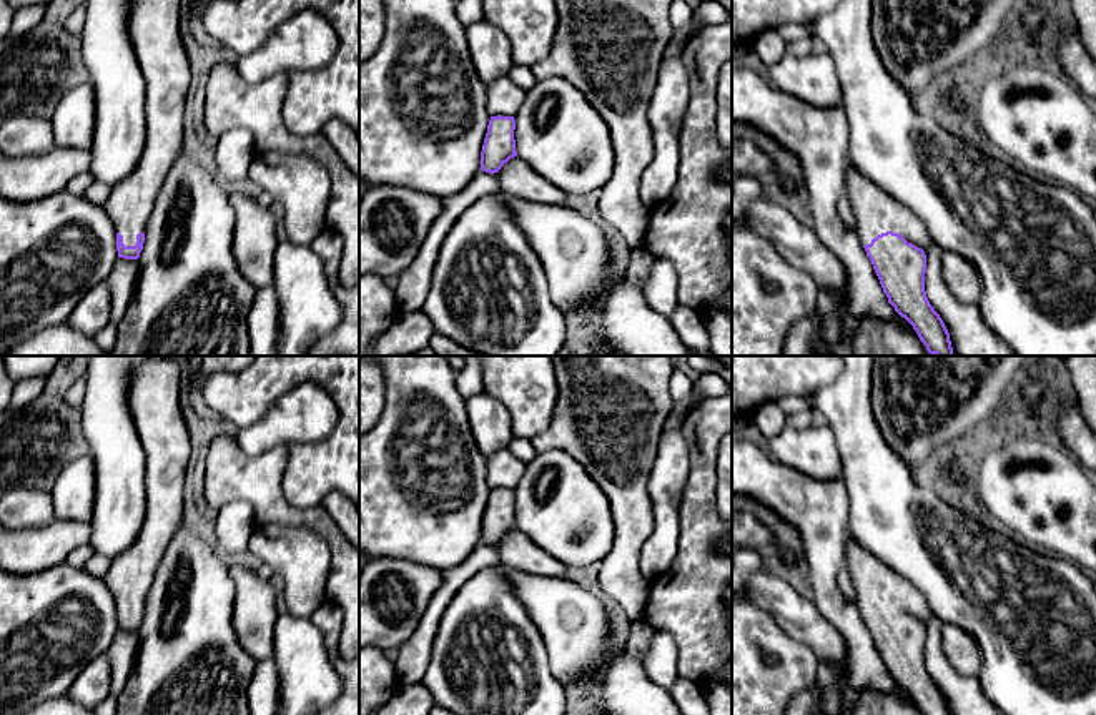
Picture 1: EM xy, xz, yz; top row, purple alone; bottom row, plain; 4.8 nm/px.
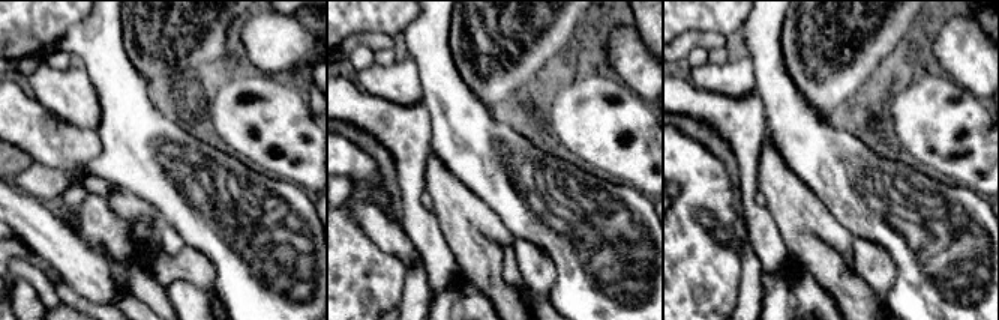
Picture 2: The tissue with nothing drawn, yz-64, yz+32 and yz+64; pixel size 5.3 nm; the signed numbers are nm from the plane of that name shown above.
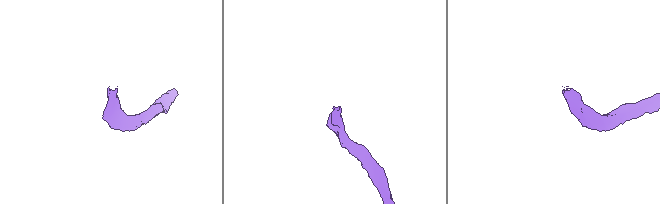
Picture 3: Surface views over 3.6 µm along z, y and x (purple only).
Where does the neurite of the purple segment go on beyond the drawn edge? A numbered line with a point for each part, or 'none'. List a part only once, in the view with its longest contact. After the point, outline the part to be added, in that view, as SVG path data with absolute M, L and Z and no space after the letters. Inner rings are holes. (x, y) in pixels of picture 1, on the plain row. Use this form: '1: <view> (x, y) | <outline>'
1: yz (875, 584) | M847 535L845 569L855 587L855 604L861 617L881 605L893 604L923 624L933 617L920 590Z

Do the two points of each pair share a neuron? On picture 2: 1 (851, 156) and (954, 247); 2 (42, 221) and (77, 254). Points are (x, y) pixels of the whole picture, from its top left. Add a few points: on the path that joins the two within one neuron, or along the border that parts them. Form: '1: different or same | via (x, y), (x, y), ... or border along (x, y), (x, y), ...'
1: same | via (876, 182), (903, 209), (929, 221)
2: same | via (51, 230), (68, 247)

